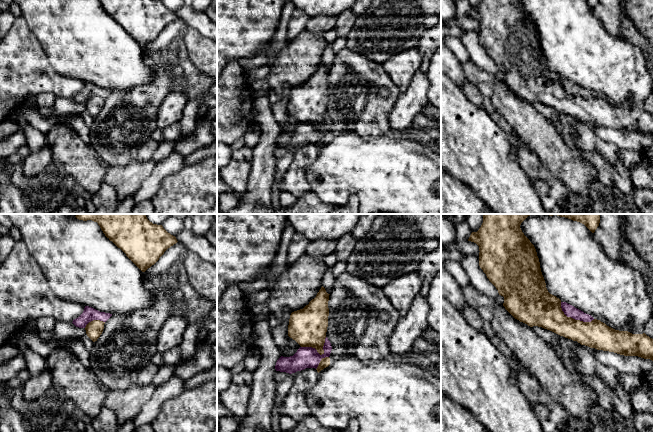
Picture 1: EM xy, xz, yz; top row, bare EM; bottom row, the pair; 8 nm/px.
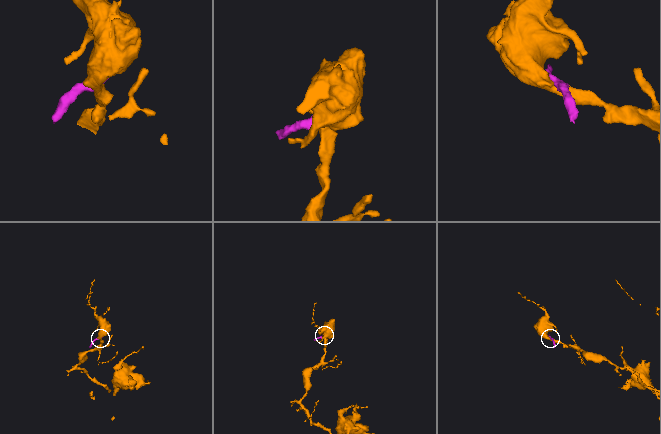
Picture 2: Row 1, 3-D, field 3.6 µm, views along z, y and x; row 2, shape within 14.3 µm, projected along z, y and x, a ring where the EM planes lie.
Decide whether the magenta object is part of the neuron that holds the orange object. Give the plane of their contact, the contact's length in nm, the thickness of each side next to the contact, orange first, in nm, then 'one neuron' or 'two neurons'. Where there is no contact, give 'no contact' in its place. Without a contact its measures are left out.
meets orange in yz; contact 320 nm long; 260 nm thick on the orange side, 100 nm on the other; two neurons

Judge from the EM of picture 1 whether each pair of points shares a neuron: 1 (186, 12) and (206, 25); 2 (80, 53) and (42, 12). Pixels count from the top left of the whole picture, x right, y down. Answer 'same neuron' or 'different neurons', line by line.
1: same neuron
2: same neuron

